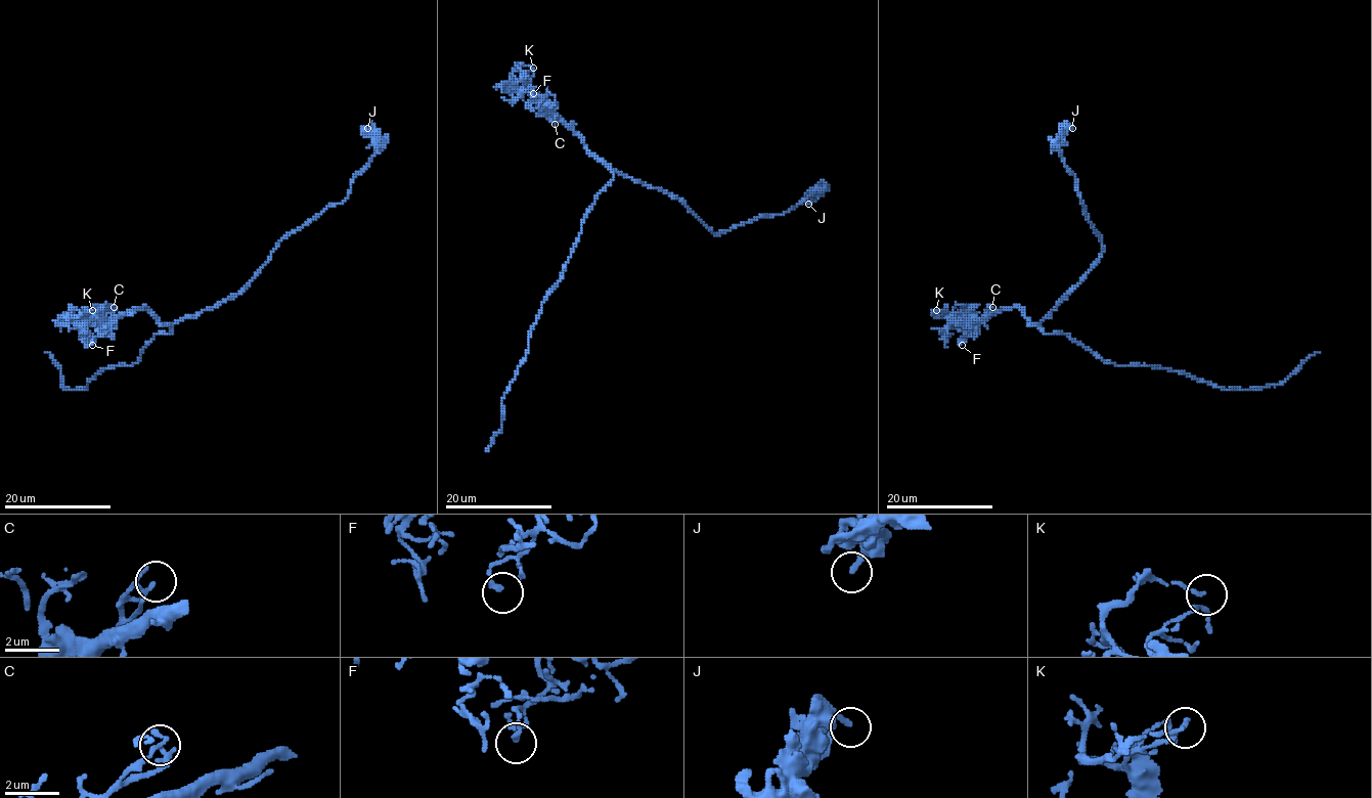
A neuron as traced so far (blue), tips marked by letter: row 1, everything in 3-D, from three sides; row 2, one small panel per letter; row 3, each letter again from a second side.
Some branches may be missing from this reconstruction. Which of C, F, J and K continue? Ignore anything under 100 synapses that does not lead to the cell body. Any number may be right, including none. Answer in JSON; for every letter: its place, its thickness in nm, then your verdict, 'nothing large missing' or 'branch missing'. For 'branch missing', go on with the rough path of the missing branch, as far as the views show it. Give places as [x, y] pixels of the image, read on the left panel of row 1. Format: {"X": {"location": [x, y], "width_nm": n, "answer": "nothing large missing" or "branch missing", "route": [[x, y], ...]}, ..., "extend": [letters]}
{"C": {"location": [114, 307], "width_nm": 190, "answer": "nothing large missing"}, "F": {"location": [92, 345], "width_nm": 160, "answer": "nothing large missing"}, "J": {"location": [367, 128], "width_nm": 240, "answer": "nothing large missing"}, "K": {"location": [92, 310], "width_nm": 70, "answer": "nothing large missing"}, "extend": []}

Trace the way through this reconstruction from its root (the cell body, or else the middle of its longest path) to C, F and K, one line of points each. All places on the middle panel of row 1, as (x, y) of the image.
C: (612, 171), (588, 151), (579, 137), (546, 113), (543, 116), (555, 124)
F: (612, 171), (588, 151), (579, 137), (541, 104), (533, 90), (533, 93)
K: (612, 171), (513, 74), (521, 64), (533, 68)

